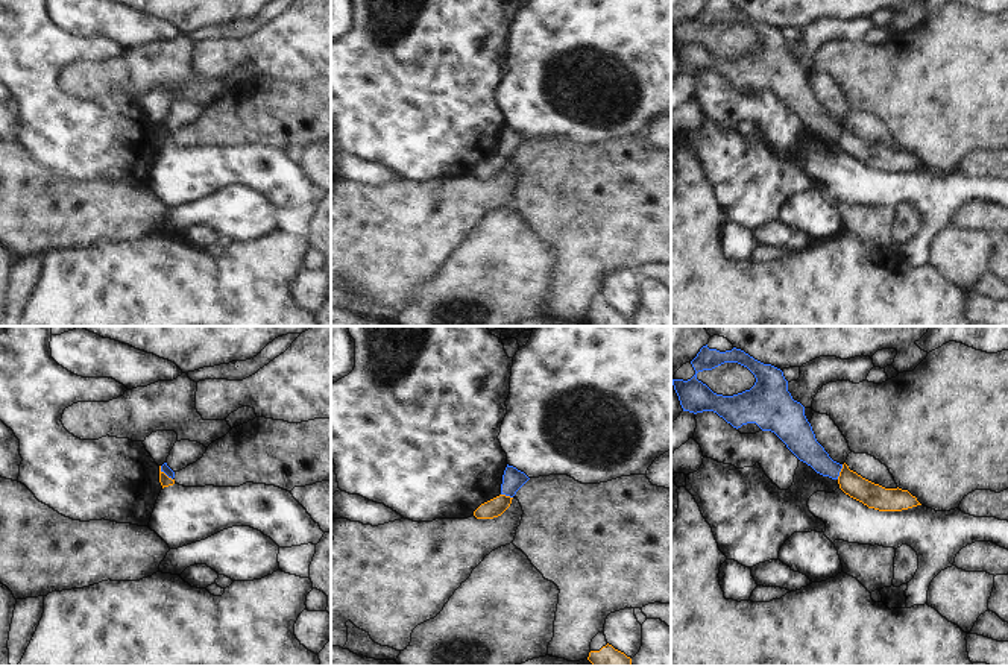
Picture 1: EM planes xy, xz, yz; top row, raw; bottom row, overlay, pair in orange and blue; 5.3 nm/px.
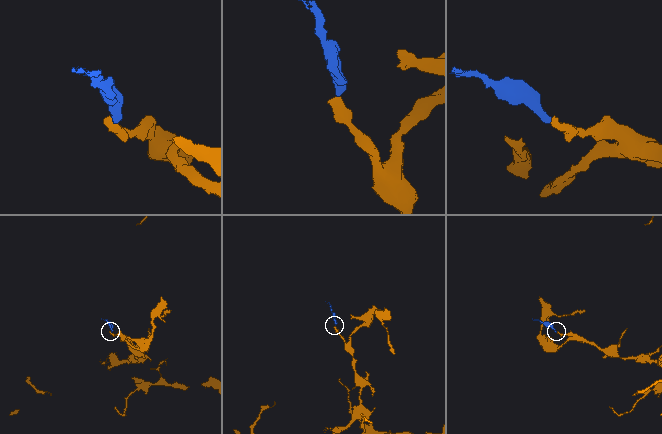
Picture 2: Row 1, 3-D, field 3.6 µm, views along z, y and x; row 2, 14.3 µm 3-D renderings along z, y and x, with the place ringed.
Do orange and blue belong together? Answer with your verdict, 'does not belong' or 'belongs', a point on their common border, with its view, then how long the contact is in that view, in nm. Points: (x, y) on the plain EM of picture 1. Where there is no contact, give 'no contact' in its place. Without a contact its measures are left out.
does not belong | yz (840, 132) | 90 nm

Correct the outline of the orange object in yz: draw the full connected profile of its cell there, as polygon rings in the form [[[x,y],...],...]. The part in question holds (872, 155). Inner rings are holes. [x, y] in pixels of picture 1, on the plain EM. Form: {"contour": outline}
{"contour": [[[846,123],[839,132],[838,144],[846,155],[879,171],[902,171],[921,165],[908,150],[874,144],[850,130]]]}

